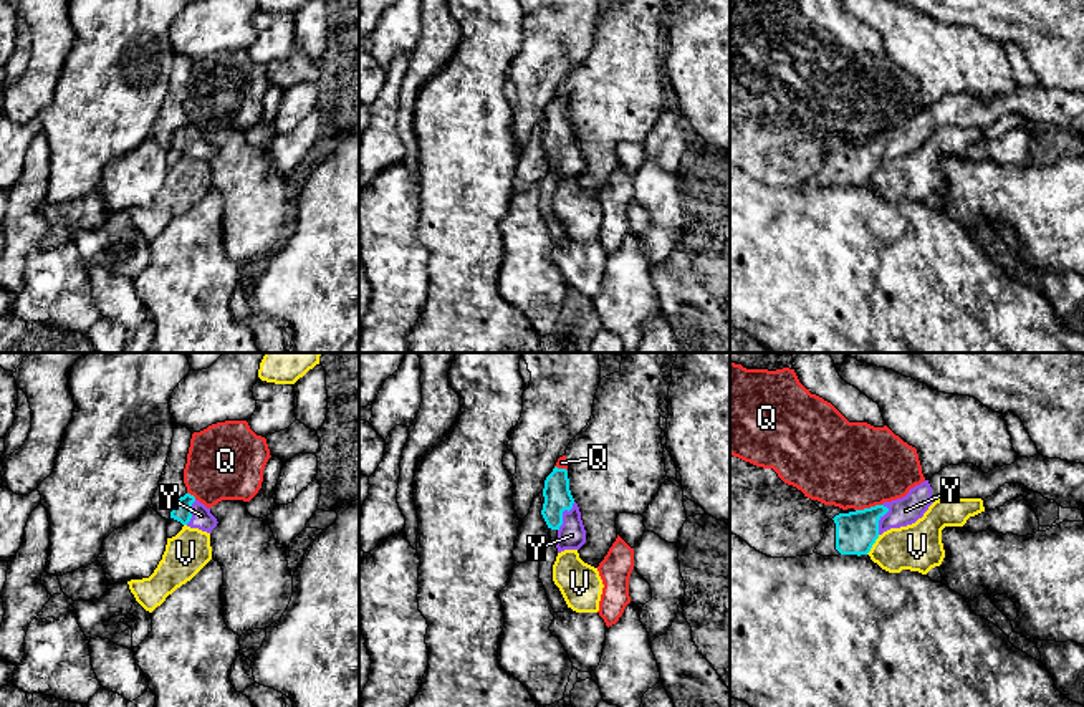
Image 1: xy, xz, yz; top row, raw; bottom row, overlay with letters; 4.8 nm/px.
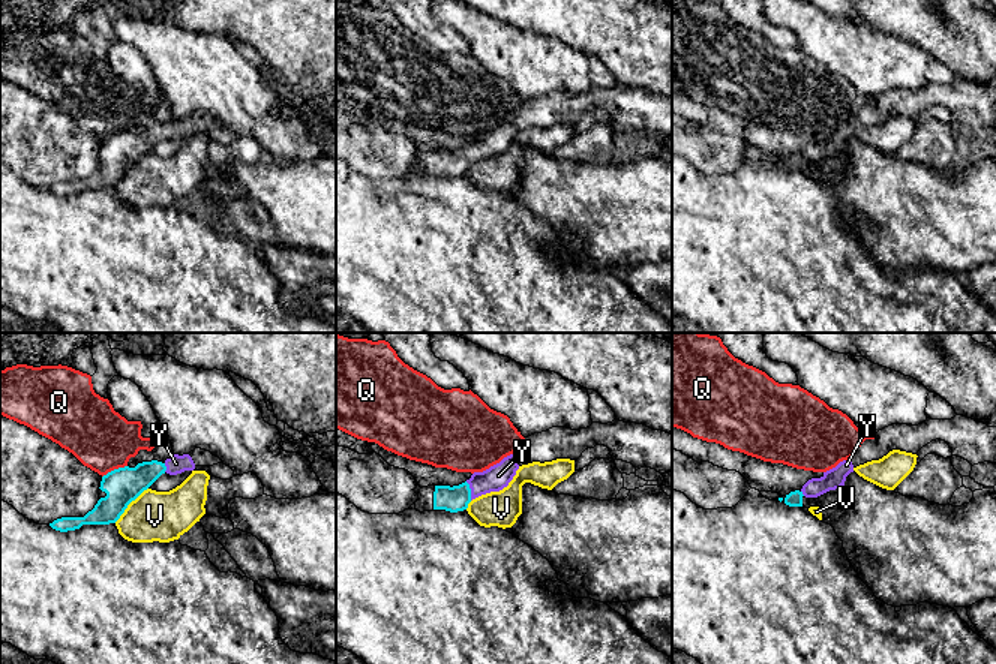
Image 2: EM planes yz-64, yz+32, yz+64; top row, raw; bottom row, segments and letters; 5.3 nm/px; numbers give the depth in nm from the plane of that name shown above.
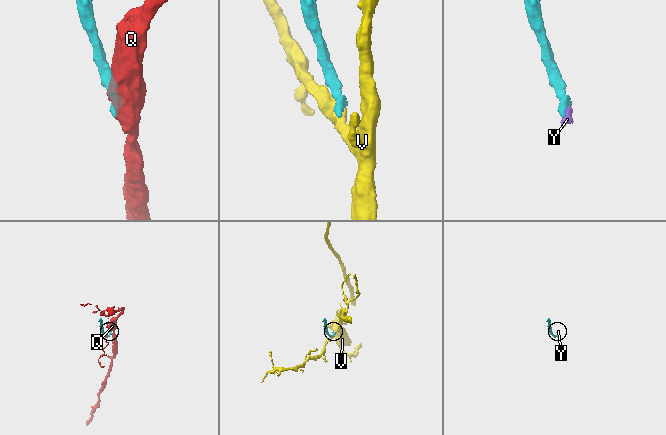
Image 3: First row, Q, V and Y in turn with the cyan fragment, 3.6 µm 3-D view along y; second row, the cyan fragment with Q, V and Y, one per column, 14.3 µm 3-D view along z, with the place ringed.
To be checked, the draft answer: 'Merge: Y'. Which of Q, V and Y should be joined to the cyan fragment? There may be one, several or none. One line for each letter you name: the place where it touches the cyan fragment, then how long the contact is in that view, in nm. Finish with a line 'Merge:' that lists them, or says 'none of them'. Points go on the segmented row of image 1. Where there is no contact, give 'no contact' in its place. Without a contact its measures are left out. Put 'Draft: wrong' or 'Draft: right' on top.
Draft: right
Y: xz (561, 515) | 170 nm
Merge: Y

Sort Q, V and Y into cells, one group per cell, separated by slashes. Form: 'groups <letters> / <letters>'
groups Q / V / Y

